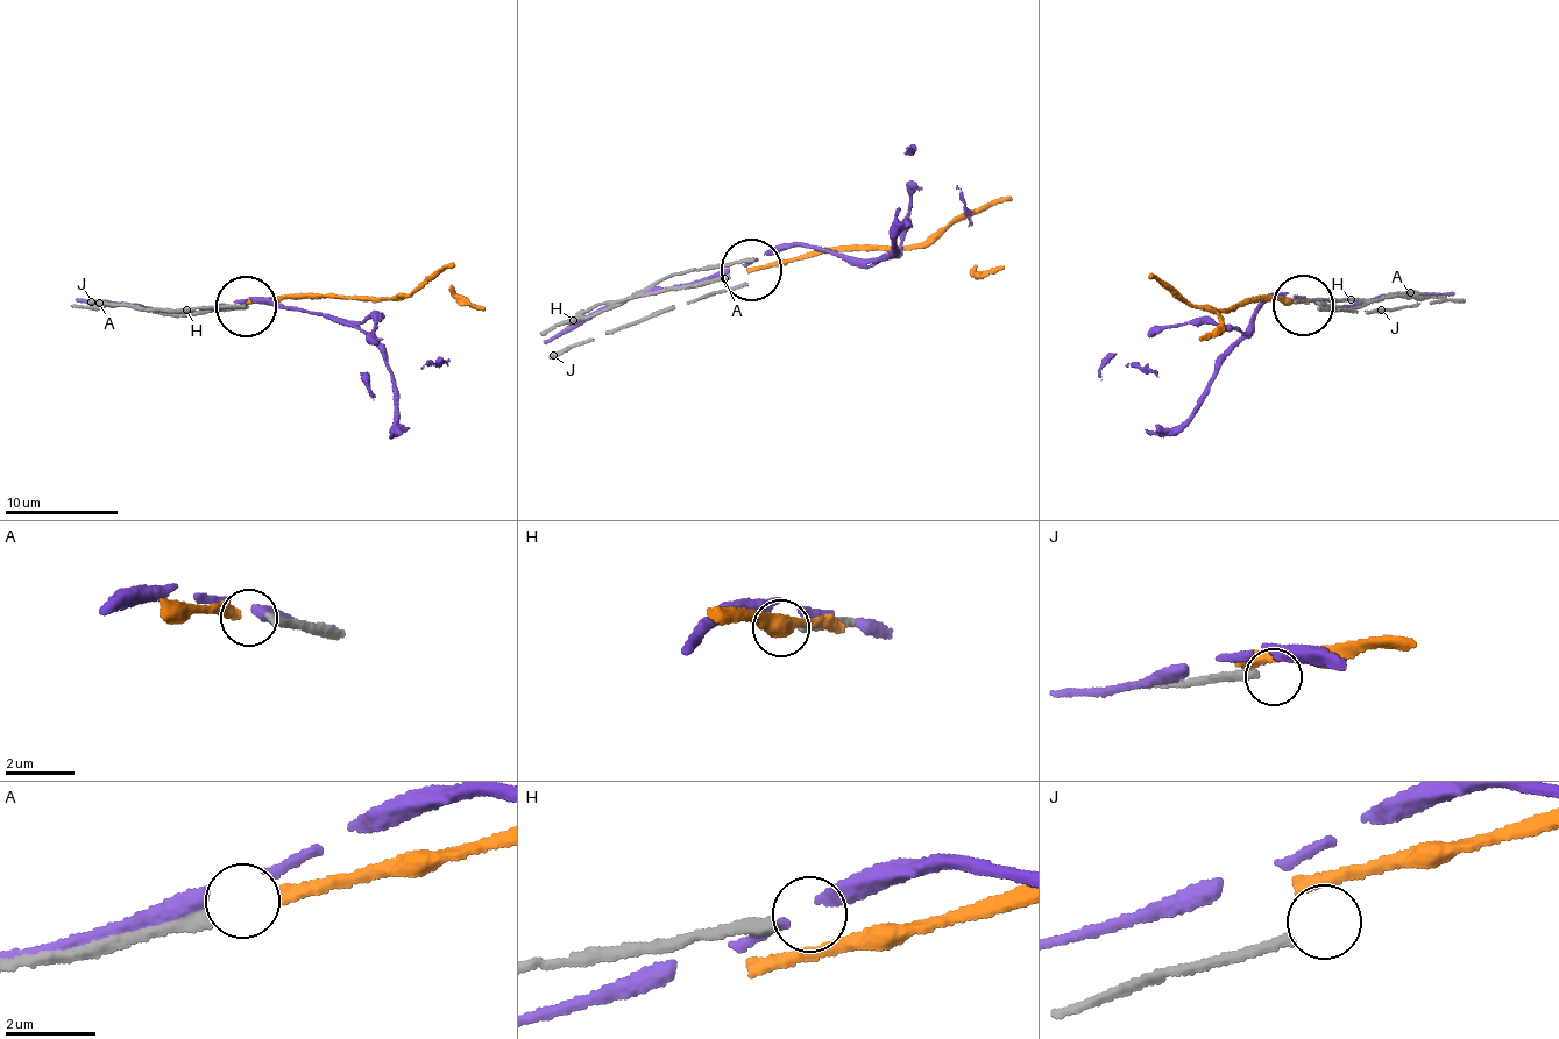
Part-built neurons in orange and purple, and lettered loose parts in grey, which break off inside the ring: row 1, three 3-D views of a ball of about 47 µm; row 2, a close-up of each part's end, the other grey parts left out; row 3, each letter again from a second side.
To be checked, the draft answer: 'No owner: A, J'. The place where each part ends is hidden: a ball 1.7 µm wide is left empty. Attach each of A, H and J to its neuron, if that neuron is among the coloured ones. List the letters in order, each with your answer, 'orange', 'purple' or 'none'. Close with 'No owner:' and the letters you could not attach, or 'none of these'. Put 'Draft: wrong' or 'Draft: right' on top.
Draft: wrong
A: orange
H: none
J: none
No owner: H, J

